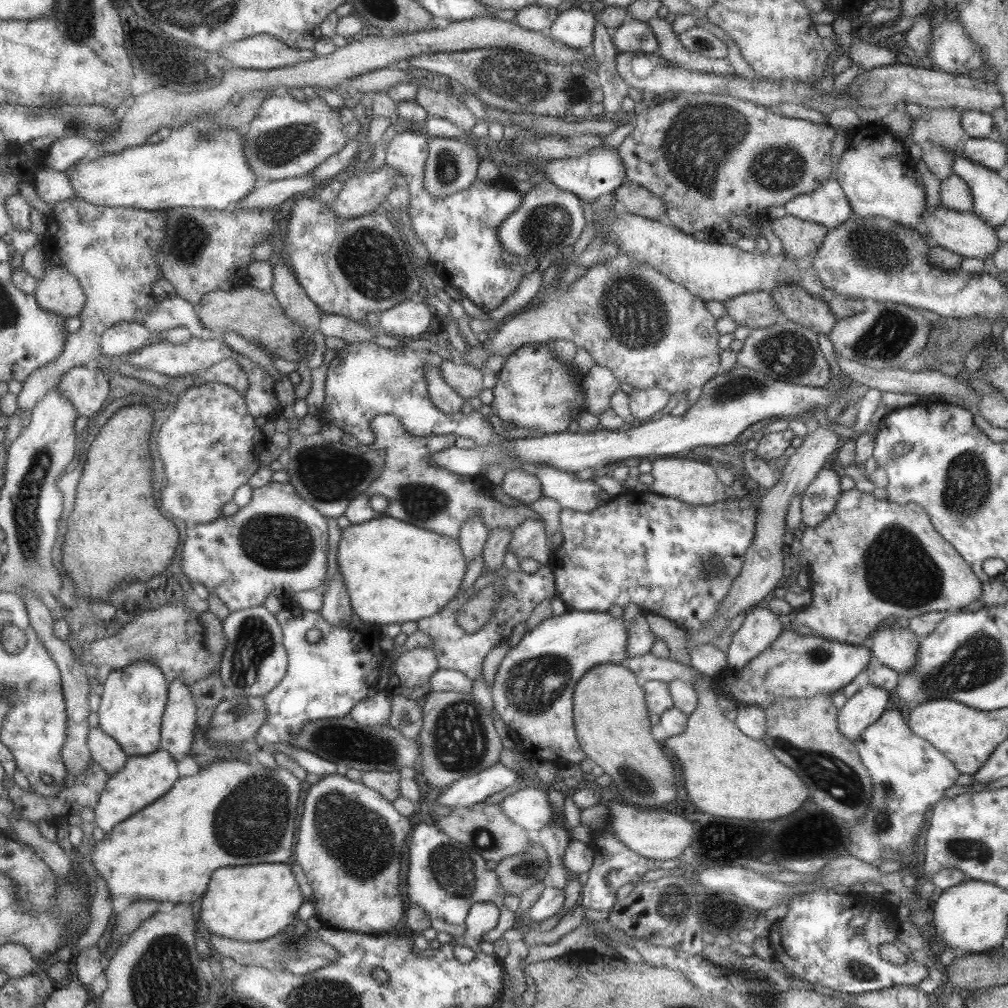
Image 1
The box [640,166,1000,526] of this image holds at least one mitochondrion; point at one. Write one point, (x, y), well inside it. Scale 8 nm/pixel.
(967, 487)

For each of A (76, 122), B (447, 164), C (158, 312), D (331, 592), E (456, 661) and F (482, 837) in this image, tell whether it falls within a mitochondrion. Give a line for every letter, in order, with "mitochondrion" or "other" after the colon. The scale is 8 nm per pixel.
A: mitochondrion
B: mitochondrion
C: other
D: other
E: other
F: mitochondrion

